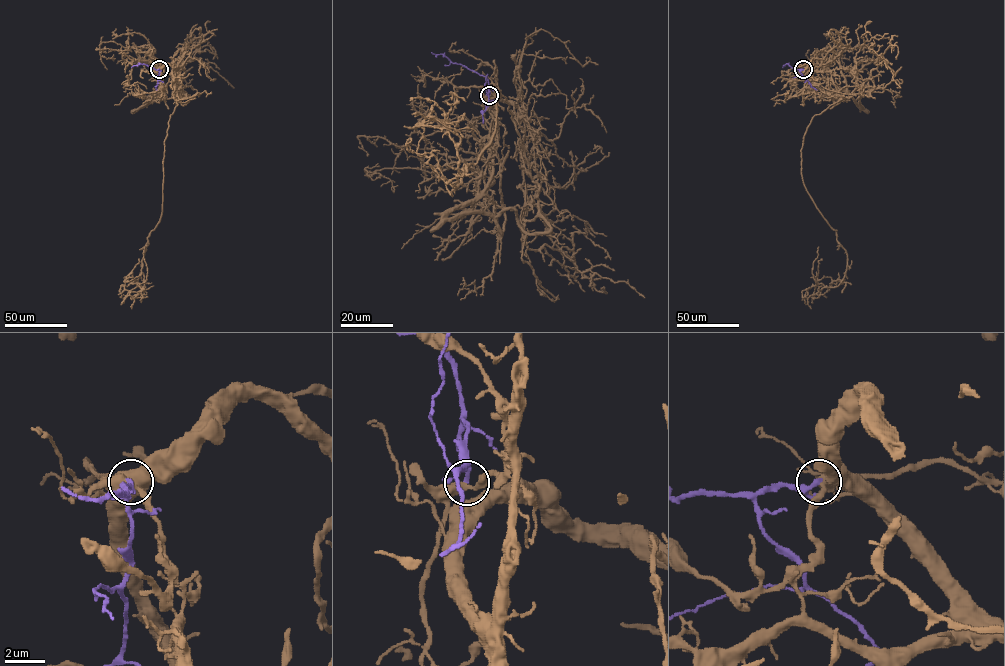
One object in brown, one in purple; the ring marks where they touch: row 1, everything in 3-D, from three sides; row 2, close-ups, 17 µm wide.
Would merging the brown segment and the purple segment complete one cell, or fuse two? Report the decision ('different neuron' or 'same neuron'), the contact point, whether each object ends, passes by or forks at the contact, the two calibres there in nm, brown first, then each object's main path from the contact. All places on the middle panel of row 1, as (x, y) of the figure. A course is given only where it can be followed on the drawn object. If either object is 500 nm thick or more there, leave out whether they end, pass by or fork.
different neuron | (489, 95) | brown passes by | purple passes by | 360/200 nm | brown via (489, 95), (520, 111), (527, 173), (500, 91), (490, 144), (456, 187), (460, 138), (416, 127), (446, 135) | purple via (489, 95), (485, 76), (452, 63), (442, 54), (431, 52)

